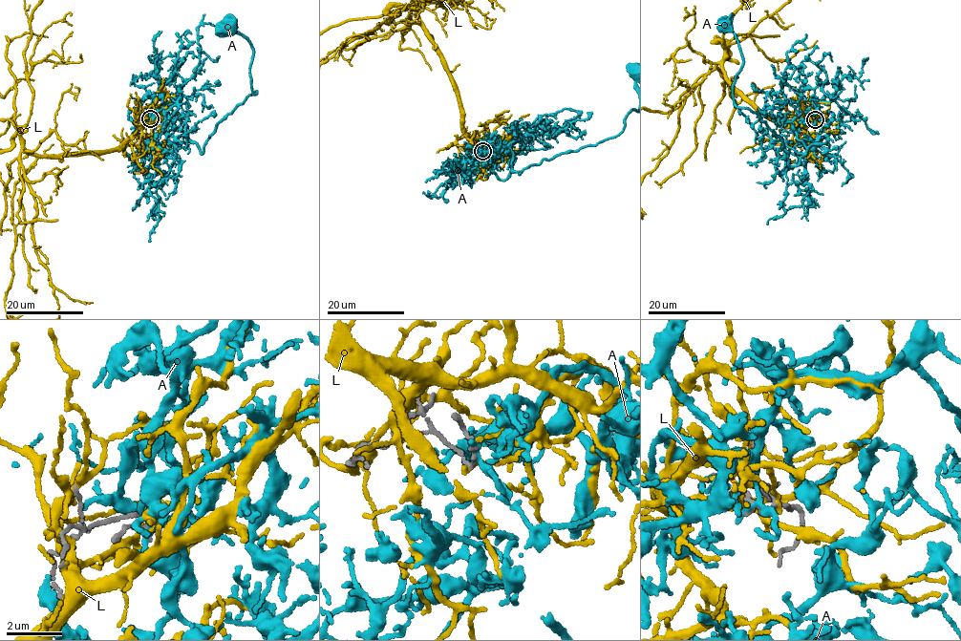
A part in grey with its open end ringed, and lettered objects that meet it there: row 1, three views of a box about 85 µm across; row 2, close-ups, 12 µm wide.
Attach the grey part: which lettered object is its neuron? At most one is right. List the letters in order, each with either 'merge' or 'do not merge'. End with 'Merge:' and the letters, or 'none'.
A: do not merge
L: do not merge
Merge: none

